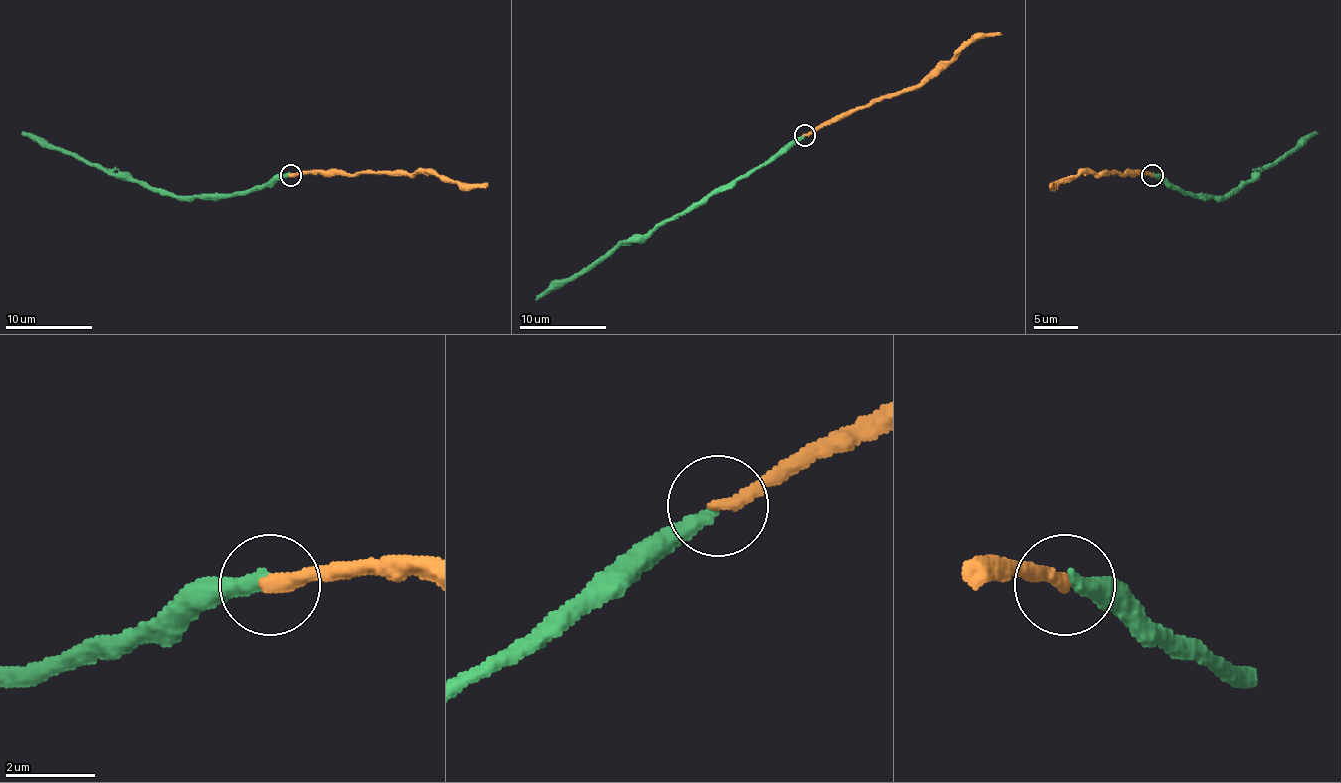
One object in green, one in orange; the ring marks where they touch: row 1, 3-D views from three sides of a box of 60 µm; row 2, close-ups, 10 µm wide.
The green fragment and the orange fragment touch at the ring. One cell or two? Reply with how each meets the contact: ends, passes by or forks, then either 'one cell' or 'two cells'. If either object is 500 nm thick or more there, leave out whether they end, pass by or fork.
green ends there; orange ends there; one cell

